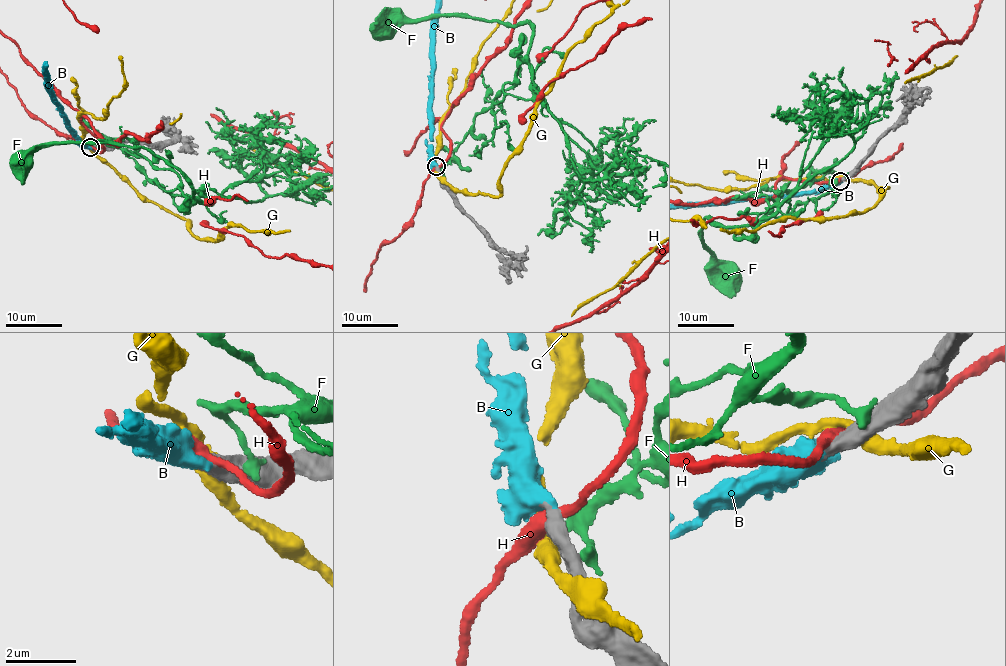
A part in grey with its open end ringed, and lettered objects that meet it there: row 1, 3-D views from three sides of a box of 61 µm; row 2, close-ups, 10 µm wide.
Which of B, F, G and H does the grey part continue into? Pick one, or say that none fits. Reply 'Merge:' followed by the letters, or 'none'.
Merge: B

